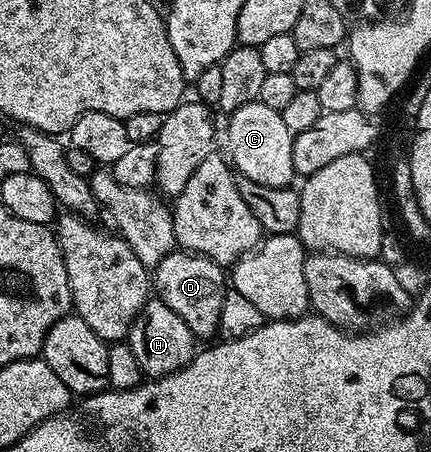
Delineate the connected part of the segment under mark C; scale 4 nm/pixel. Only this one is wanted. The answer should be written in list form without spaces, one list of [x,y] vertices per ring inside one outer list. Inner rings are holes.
[[[256,100],[252,103],[244,103],[244,107],[240,107],[236,112],[229,114],[227,121],[230,121],[226,125],[226,145],[230,148],[228,157],[233,168],[241,176],[252,179],[252,183],[264,183],[264,187],[287,187],[293,182],[290,180],[295,180],[296,174],[292,167],[292,143],[295,133],[288,131],[279,110],[264,107],[264,103]]]

